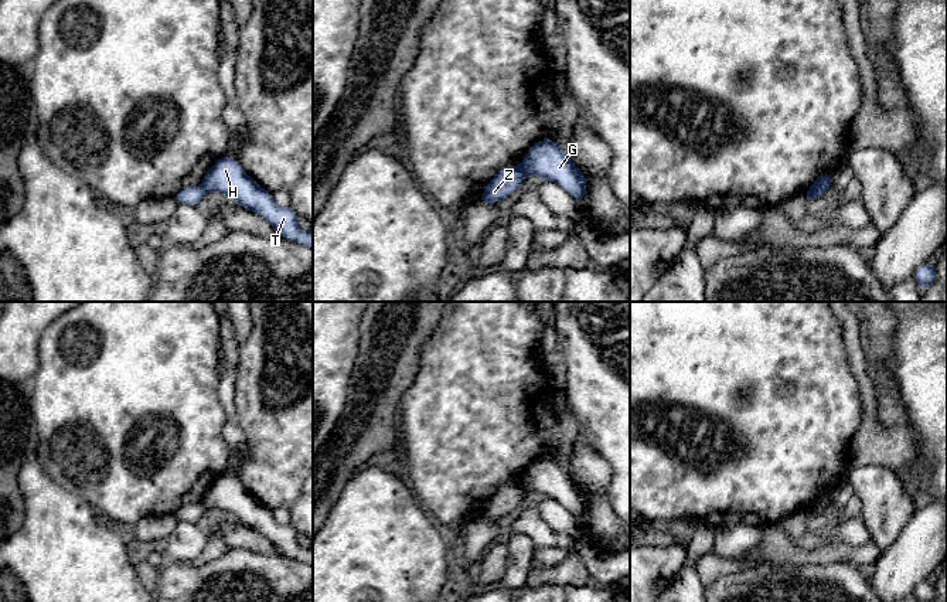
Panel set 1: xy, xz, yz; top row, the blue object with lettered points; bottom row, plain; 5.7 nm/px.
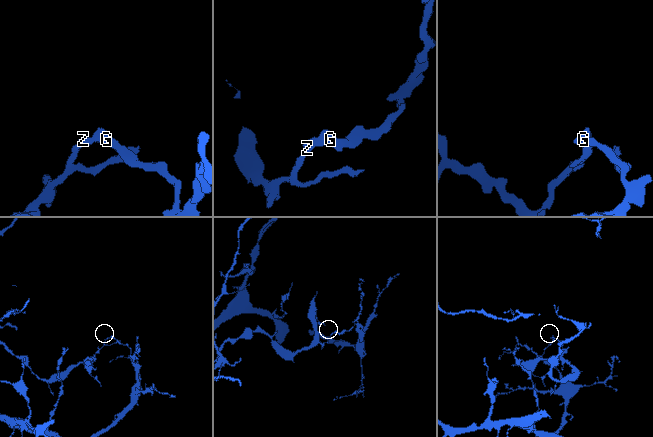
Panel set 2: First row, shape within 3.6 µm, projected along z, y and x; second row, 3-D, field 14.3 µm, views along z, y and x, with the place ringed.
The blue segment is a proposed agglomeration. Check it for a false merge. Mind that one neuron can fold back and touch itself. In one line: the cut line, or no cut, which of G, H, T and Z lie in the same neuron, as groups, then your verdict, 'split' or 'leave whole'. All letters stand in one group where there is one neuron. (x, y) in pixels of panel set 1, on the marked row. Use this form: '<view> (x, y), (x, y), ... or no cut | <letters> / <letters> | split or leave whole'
yz (828, 186), (807, 193) | G H T / Z | split

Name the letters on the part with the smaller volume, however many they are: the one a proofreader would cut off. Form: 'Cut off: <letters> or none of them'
Cut off: Z

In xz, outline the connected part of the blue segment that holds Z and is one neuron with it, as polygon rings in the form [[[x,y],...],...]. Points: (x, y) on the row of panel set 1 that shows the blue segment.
[[[521,164],[500,170],[480,197],[481,204],[504,203],[522,184]]]

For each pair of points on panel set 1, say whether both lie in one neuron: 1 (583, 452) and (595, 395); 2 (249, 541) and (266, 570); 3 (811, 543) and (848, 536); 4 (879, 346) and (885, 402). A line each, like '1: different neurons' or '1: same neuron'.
1: different neurons
2: different neurons
3: same neuron
4: same neuron

